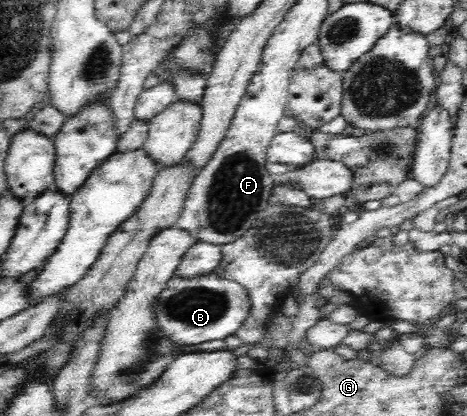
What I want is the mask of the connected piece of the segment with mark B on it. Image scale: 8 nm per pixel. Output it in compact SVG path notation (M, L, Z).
M217 271L208 275L181 278L174 276L171 279L167 291L163 293L161 301L159 301L159 325L163 327L163 332L171 341L179 345L201 345L201 343L209 341L223 341L230 335L236 335L239 329L243 328L247 323L247 319L251 315L253 302L251 302L251 294L243 285L236 281L229 280L219 274Z

